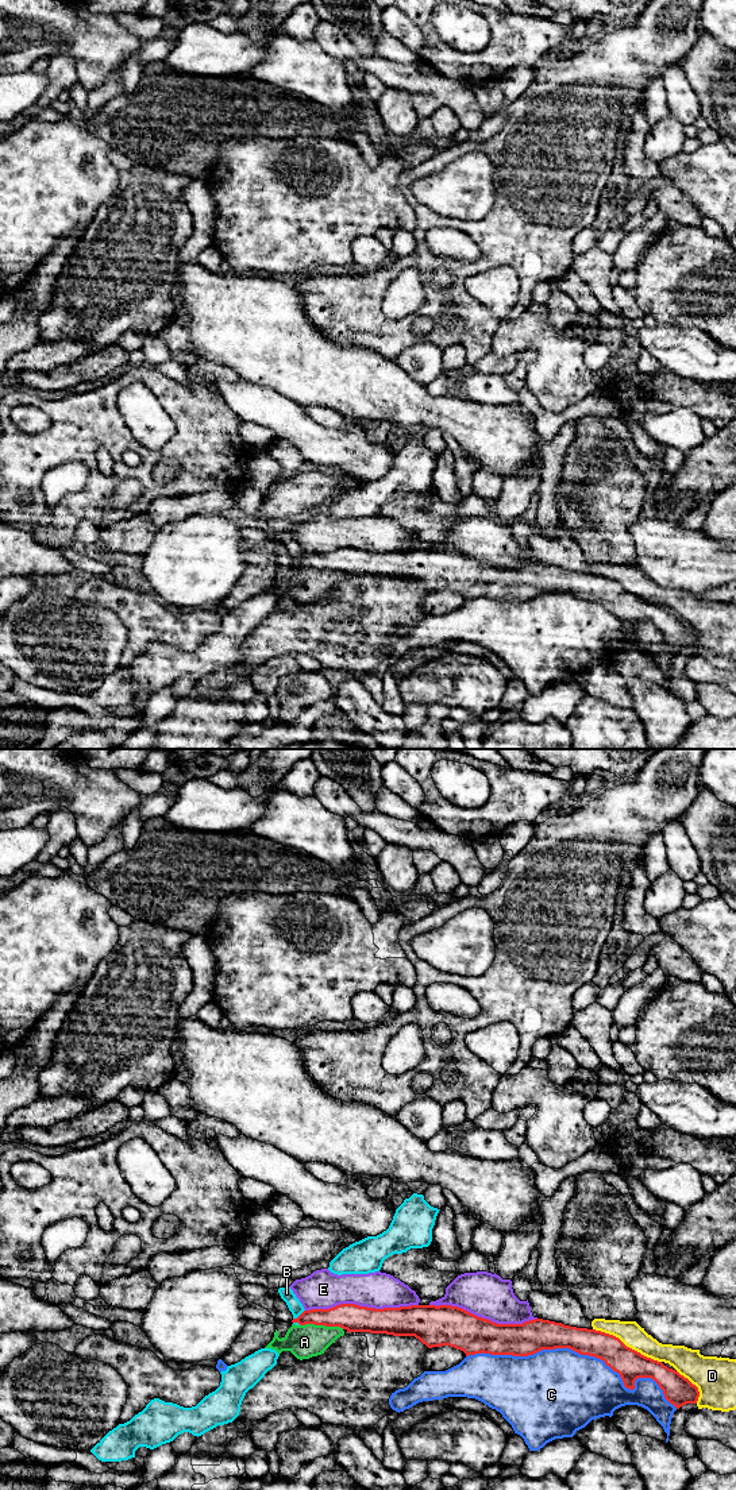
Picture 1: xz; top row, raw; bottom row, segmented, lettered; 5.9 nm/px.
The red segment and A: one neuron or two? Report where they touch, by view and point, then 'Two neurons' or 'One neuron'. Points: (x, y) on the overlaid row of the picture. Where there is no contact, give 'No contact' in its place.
Touches red at xz (322, 1324). One neuron

